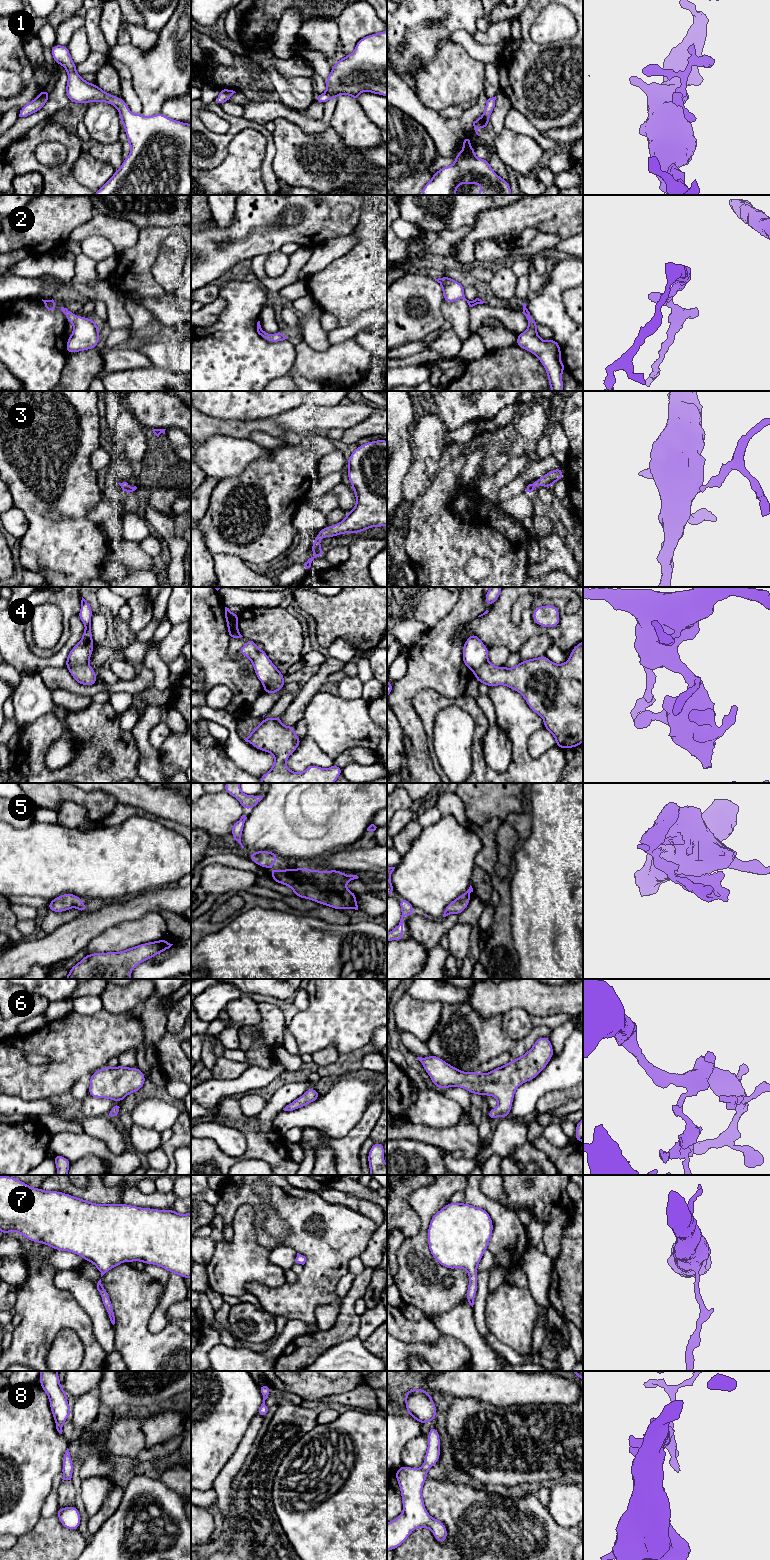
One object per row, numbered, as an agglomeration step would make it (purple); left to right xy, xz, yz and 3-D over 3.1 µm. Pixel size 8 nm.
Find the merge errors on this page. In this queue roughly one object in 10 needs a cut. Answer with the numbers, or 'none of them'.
4

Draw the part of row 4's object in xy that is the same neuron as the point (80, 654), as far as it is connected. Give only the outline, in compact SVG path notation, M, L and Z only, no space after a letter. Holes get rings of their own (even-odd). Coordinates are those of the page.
M83 597L78 616L85 625L85 630L80 642L76 644L68 654L65 665L66 668L73 665L88 664L94 648L91 632L92 609L90 604Z

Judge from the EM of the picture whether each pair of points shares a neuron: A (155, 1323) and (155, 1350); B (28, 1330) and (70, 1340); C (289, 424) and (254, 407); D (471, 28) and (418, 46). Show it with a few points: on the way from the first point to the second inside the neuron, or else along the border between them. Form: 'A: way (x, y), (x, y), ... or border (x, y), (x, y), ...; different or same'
A: border (155, 1308), (149, 1321), (149, 1330), (151, 1332); different
B: border (73, 1329), (62, 1328), (57, 1333), (47, 1358); different
C: border (295, 406), (274, 416), (253, 419), (251, 421); different
D: way (458, 24), (444, 24), (431, 33); same

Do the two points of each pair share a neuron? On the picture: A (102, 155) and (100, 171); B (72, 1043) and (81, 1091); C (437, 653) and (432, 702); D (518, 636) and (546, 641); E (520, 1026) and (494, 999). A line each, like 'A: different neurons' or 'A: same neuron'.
A: different neurons
B: different neurons
C: different neurons
D: different neurons
E: different neurons

